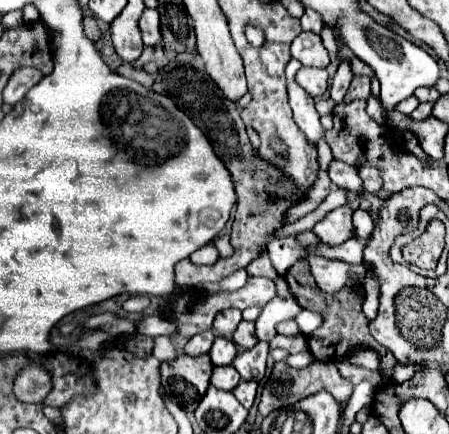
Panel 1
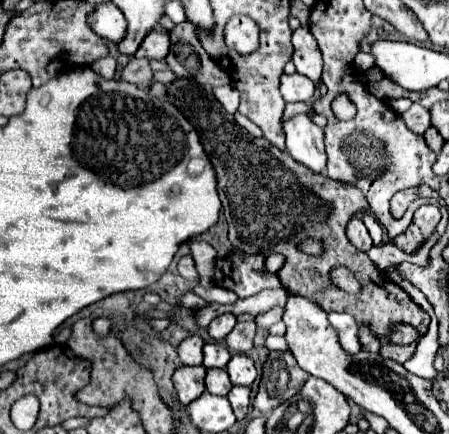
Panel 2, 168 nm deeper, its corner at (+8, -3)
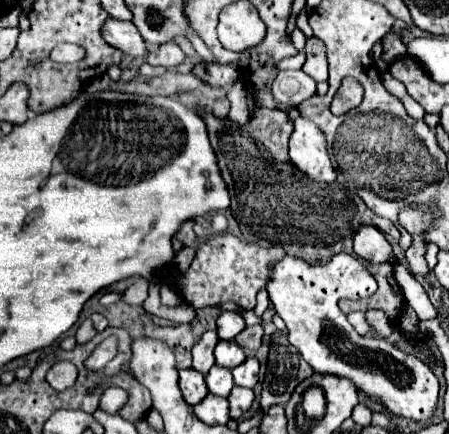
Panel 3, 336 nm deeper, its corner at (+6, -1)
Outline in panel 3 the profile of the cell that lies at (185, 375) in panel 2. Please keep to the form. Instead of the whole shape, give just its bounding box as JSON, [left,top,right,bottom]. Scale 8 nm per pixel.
[178,368,208,406]

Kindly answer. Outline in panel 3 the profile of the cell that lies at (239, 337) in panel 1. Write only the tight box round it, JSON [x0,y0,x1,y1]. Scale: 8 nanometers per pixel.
[234,326,264,350]

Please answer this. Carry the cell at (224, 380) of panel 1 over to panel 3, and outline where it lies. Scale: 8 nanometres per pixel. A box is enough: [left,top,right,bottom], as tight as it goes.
[206,366,234,396]

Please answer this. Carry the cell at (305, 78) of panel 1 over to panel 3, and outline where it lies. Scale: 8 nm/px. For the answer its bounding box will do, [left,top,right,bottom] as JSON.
[272,70,316,106]

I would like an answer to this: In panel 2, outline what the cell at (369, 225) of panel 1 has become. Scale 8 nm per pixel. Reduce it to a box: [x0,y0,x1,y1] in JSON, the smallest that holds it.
[346,218,372,252]

